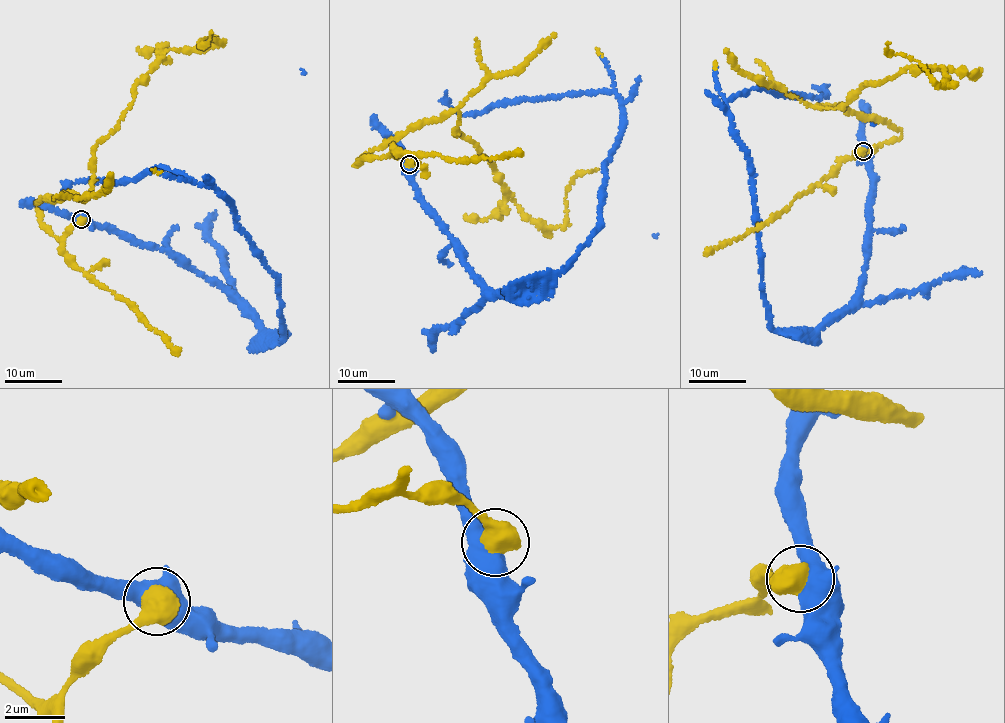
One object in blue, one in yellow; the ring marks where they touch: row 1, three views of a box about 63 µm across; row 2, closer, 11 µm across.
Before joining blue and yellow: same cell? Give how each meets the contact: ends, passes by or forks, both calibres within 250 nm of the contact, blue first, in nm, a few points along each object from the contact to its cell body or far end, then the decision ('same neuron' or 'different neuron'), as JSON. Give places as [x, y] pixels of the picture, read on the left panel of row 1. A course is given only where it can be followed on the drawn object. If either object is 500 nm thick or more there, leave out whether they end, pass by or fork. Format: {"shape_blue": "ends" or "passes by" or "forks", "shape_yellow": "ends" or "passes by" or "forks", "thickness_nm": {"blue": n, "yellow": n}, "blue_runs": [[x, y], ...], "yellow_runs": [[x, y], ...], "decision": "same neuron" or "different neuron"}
{"thickness_nm": {"blue": 440, "yellow": 750}, "blue_runs": [[80, 219], [176, 256], [283, 339], [278, 279], [225, 194], [156, 166], [61, 190]], "yellow_runs": [[80, 219], [57, 237], [35, 204], [91, 192], [136, 85], [212, 31]], "decision": "same neuron"}

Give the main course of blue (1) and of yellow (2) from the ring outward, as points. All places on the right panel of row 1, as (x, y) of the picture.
1: (863, 151), (856, 294), (809, 334), (772, 328), (726, 106), (762, 85), (827, 95), (813, 86)
2: (863, 151), (902, 132), (815, 106), (840, 107), (907, 68), (942, 67), (946, 80), (887, 42)

